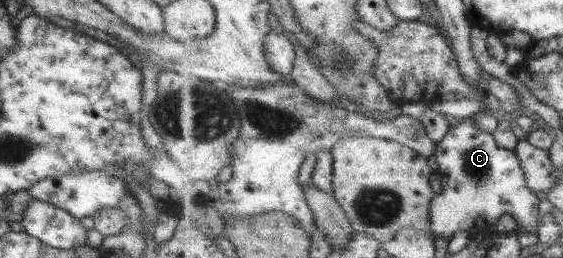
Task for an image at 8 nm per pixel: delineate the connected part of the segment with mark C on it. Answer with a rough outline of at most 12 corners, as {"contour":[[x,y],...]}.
{"contour":[[474,117],[436,145],[432,232],[535,228],[521,159]]}

